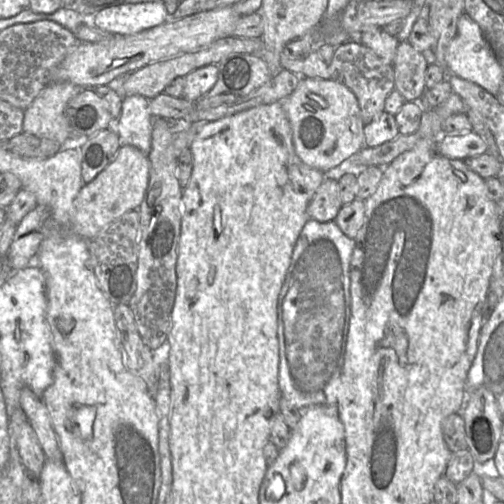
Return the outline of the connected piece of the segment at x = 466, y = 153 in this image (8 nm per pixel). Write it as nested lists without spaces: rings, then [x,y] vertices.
[[[472,130],[460,135],[442,134],[436,141],[435,149],[444,157],[466,160],[486,153],[487,144]]]

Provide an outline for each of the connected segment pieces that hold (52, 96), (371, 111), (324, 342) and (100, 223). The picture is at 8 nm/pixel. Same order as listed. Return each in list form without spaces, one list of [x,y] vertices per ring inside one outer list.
[[[71,82],[48,83],[34,101],[24,110],[23,132],[55,140],[61,145],[77,144],[79,140],[73,139],[65,108],[68,102],[83,88]]]
[[[354,41],[335,48],[332,62],[329,64],[331,79],[344,84],[356,95],[365,125],[385,111],[386,98],[395,89],[393,64],[383,61],[371,48]]]
[[[309,219],[293,248],[291,261],[277,303],[279,342],[278,385],[281,396],[300,410],[314,405],[336,405],[351,316],[350,261],[355,240],[345,235],[335,221]]]
[[[122,144],[114,160],[91,182],[85,183],[74,199],[71,228],[78,236],[90,240],[110,223],[141,205],[149,183],[148,156],[134,146]]]

